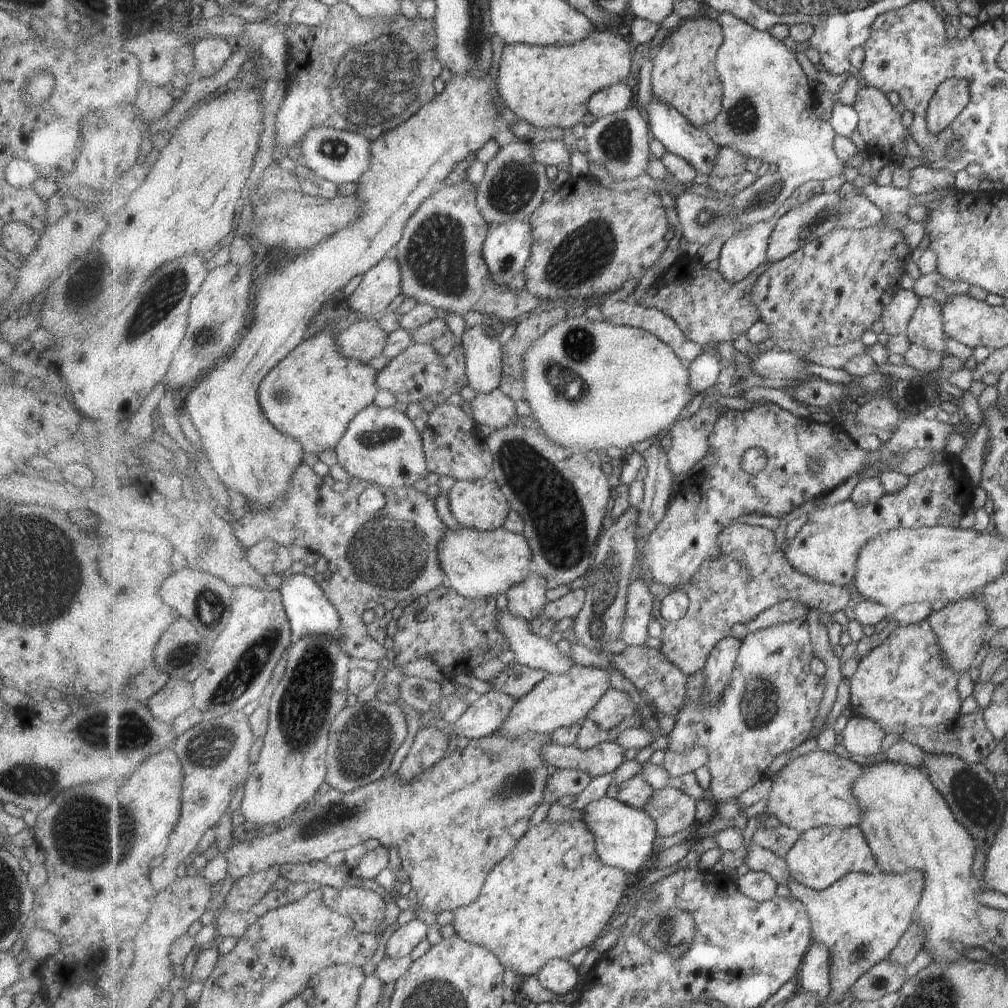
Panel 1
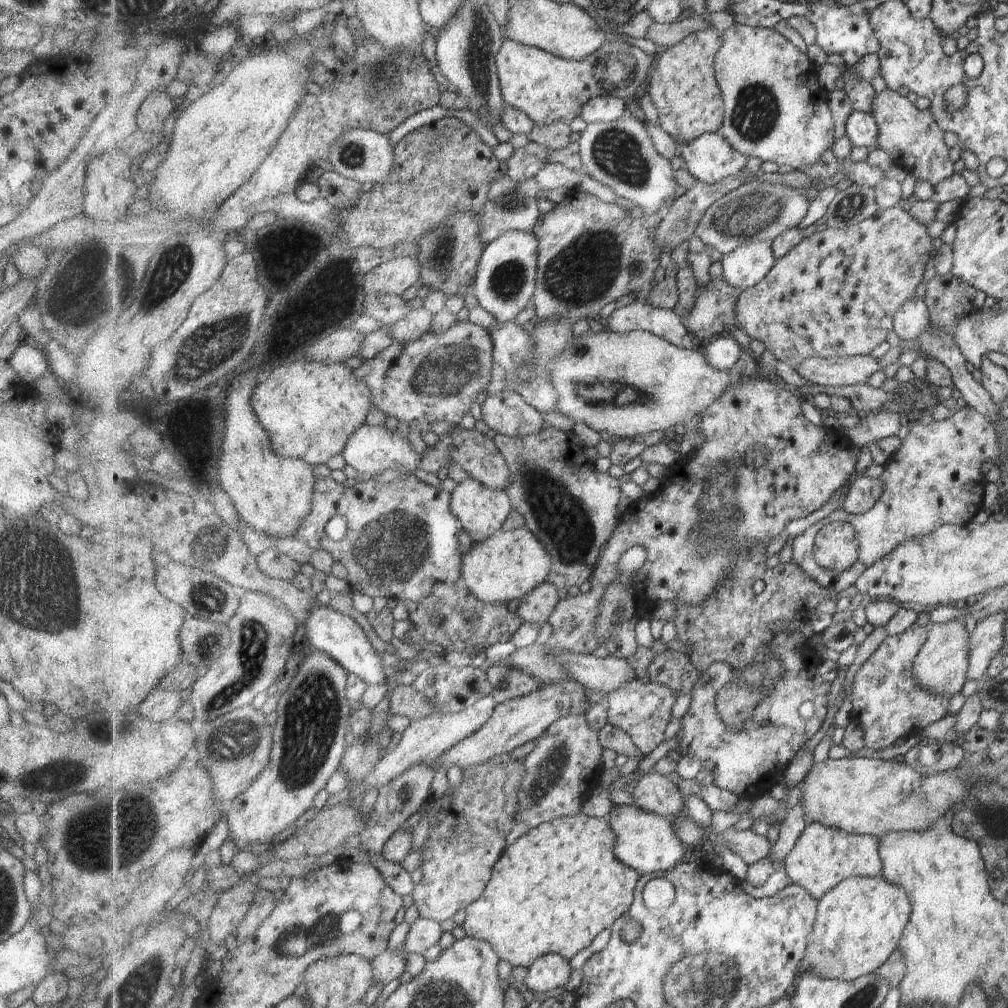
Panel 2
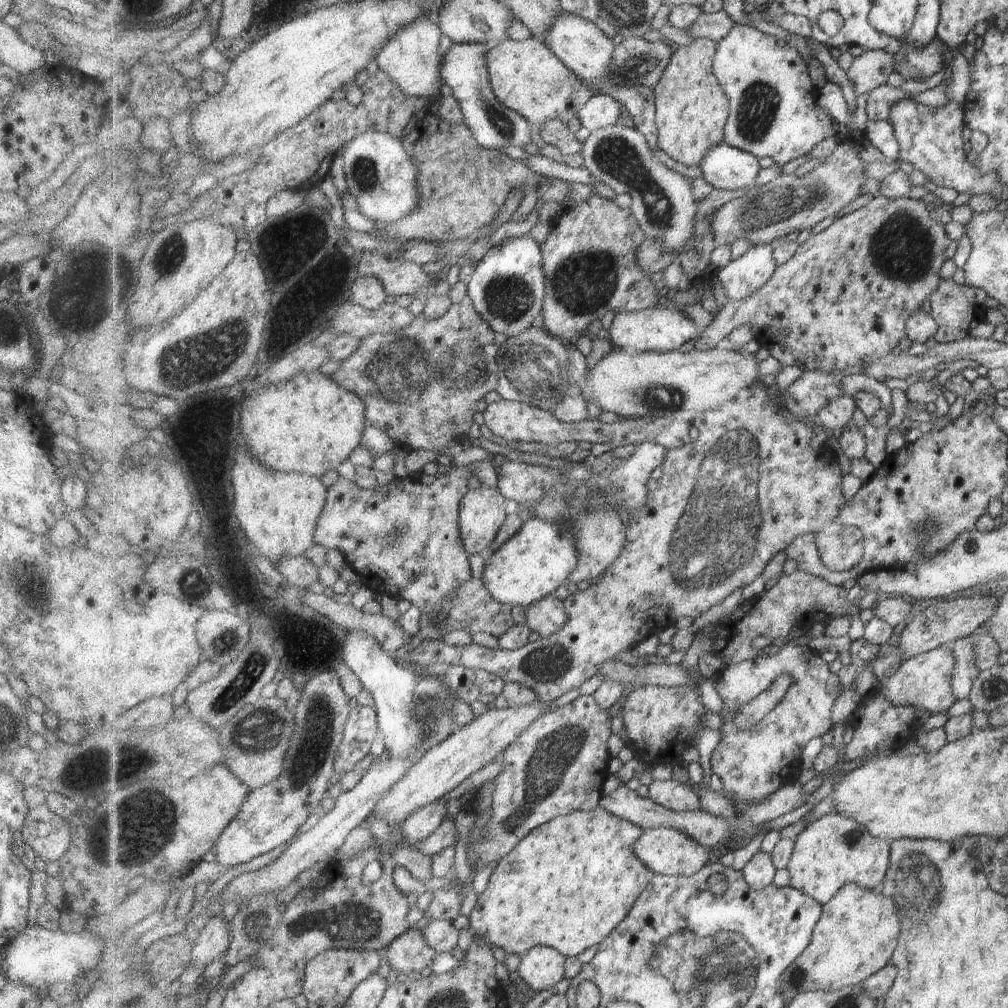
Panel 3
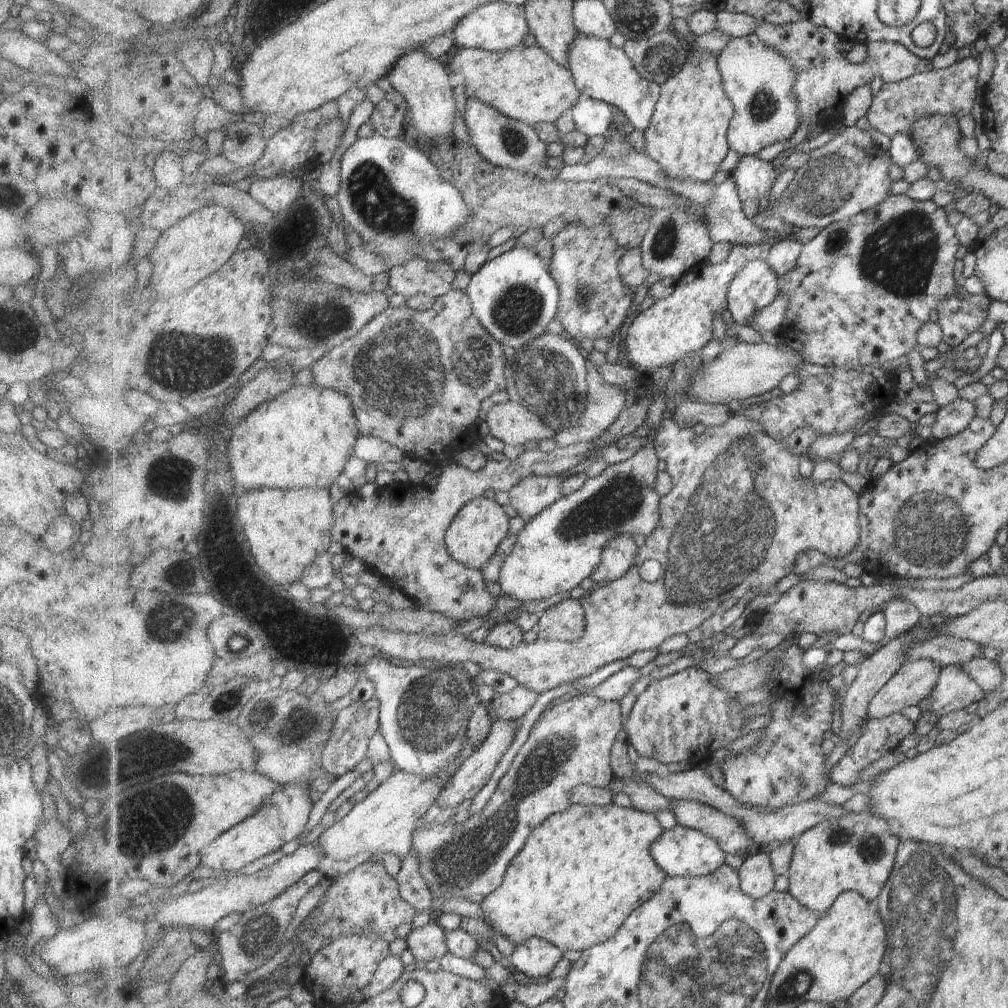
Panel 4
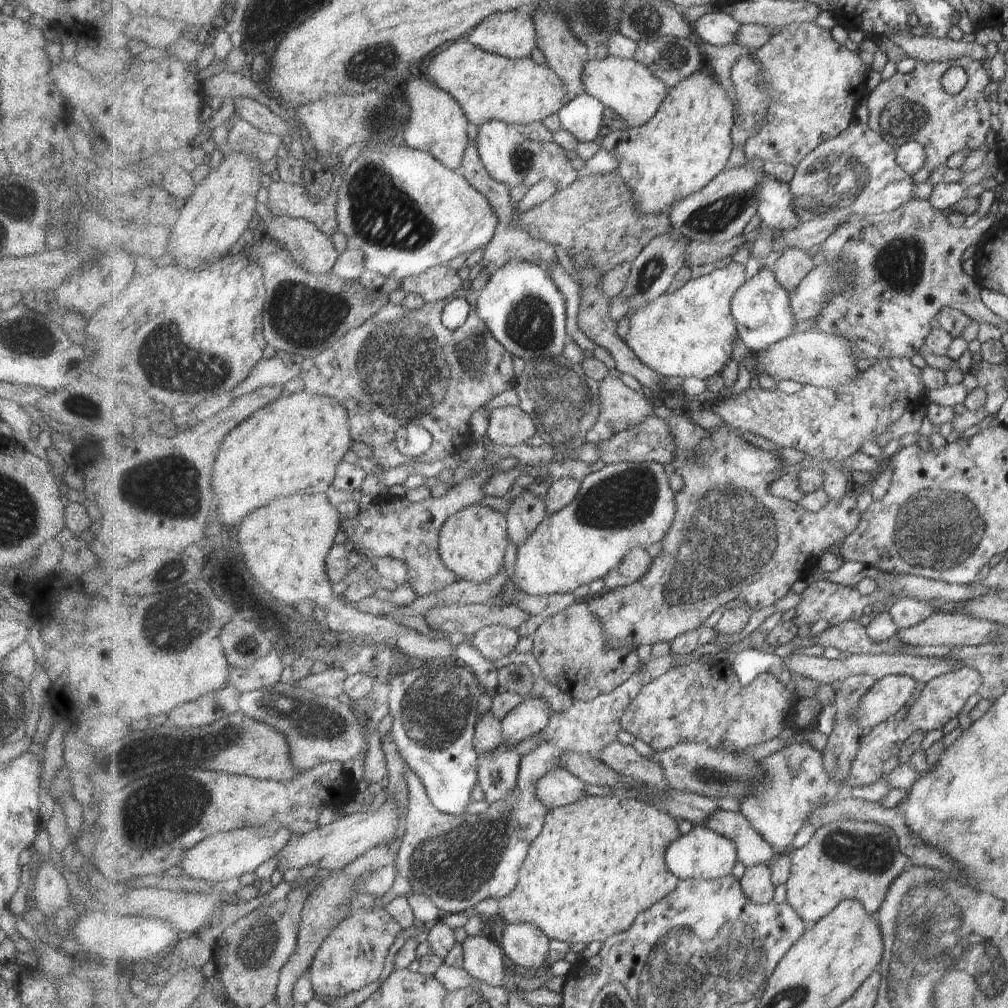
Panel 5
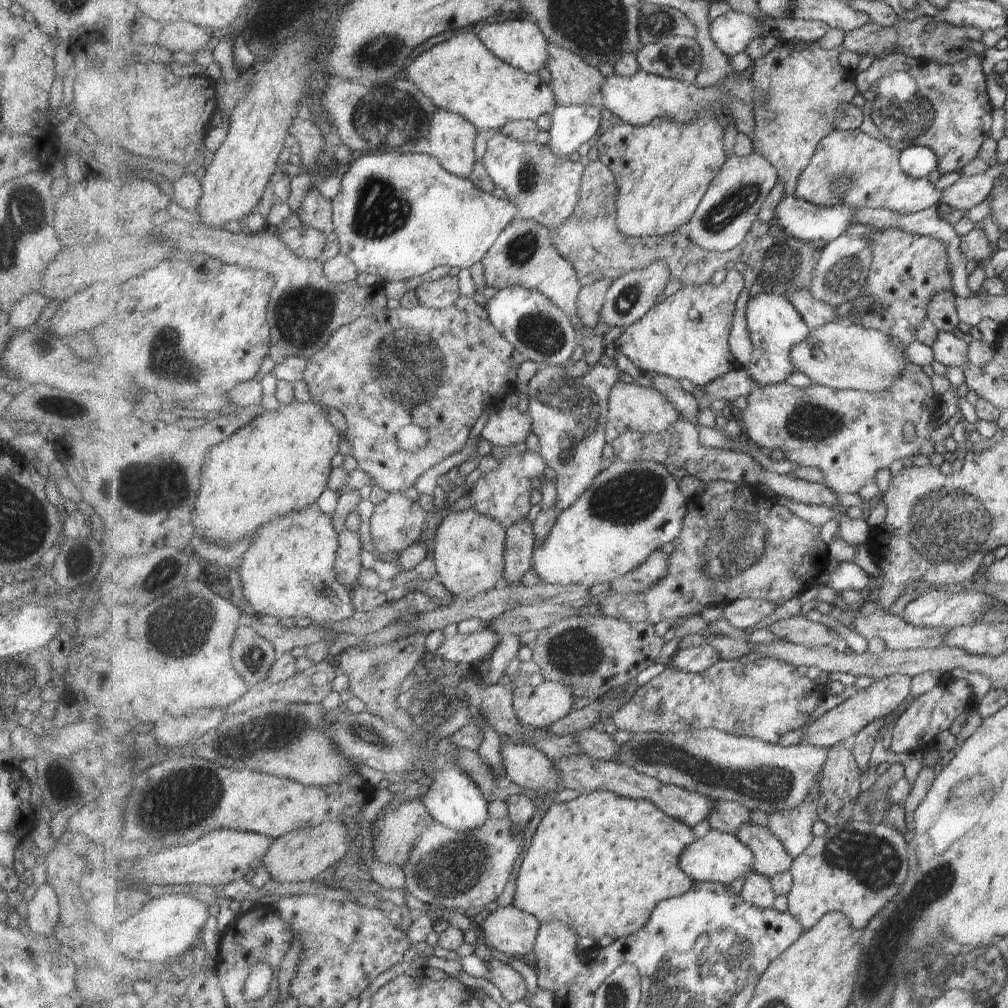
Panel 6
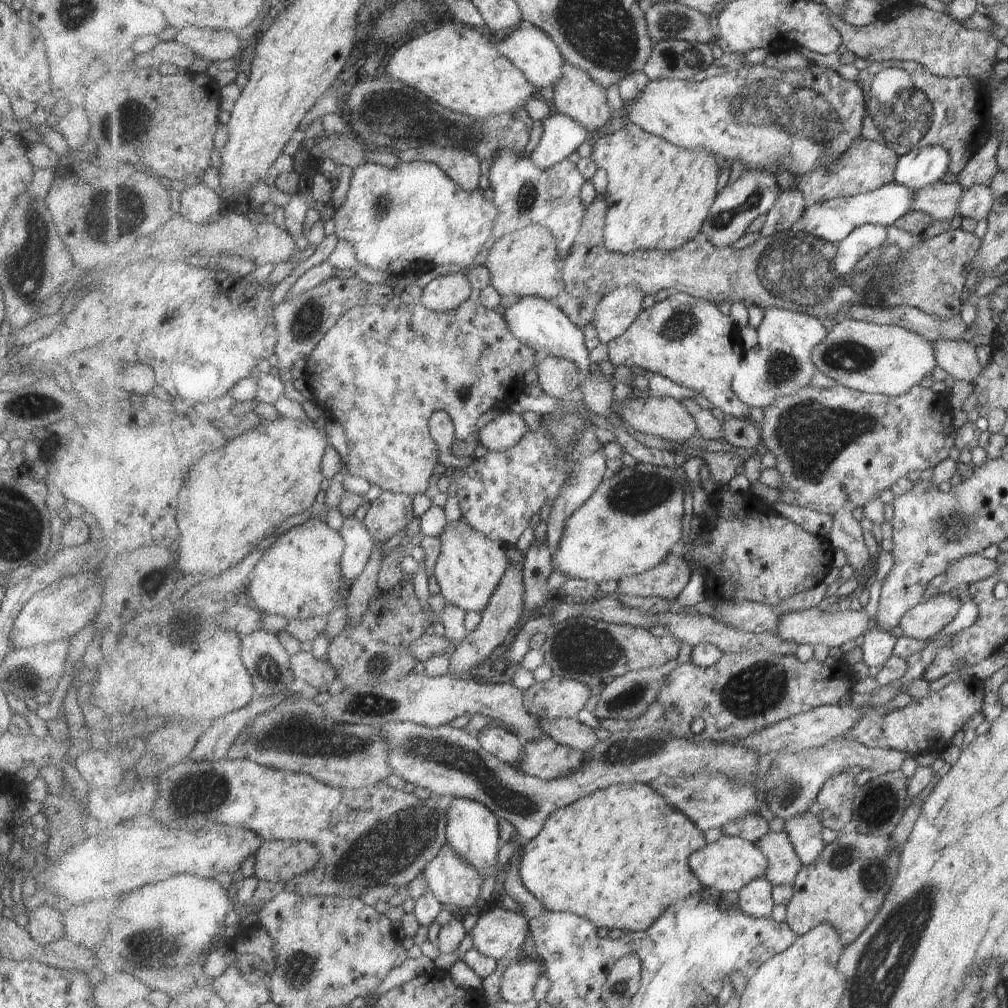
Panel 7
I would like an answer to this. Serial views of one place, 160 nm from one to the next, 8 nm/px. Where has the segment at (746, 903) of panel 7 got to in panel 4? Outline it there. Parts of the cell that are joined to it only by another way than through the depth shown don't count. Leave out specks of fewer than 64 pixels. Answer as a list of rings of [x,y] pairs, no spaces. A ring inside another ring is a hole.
[[[756,853],[745,859],[737,870],[740,874],[741,888],[755,899],[763,898],[775,890],[775,872],[771,857]]]

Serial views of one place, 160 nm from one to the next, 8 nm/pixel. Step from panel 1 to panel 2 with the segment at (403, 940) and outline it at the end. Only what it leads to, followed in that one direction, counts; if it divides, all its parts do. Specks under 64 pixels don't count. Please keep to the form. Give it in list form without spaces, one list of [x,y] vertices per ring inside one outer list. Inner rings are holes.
[[[419,917],[412,925],[406,935],[404,945],[406,952],[423,954],[428,948],[439,944],[443,936],[443,928],[440,922]]]

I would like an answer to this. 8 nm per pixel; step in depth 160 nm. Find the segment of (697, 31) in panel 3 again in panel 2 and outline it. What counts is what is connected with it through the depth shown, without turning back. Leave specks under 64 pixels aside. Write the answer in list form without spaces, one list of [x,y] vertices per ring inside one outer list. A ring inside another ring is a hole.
[[[703,18],[683,19],[678,23],[658,23],[654,21],[647,29],[646,38],[652,40],[659,49],[676,45],[681,39],[691,33],[702,31],[703,29],[715,29],[703,20]]]

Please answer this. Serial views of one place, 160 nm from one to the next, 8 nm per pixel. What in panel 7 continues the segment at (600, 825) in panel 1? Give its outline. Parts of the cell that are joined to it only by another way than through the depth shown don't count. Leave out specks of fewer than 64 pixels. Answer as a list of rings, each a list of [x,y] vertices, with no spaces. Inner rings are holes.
[[[724,835],[716,842],[707,844],[703,850],[691,856],[691,869],[708,889],[714,889],[723,896],[731,891],[739,892],[753,880],[765,878],[769,872],[769,858],[756,844],[740,837]]]

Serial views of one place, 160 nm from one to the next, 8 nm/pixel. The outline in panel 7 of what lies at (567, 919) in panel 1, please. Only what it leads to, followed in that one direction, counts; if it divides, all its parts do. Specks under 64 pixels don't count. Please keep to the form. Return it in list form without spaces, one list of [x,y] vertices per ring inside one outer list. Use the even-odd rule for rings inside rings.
[[[643,782],[615,785],[607,789],[597,790],[597,792],[589,794],[589,796],[577,800],[574,804],[553,812],[539,836],[529,842],[524,842],[524,855],[520,861],[520,876],[529,893],[541,900],[549,911],[567,912],[583,916],[584,918],[589,918],[598,928],[607,928],[609,931],[617,928],[624,933],[635,933],[650,930],[655,925],[655,922],[665,914],[667,908],[671,908],[671,904],[677,904],[679,900],[687,900],[689,896],[705,892],[706,887],[695,875],[689,862],[689,856],[693,856],[695,852],[703,850],[705,846],[707,846],[707,840],[705,840],[704,831],[699,829],[681,810],[677,810],[673,804],[669,804],[669,800],[665,800],[655,790],[655,786],[651,788],[651,784]]]

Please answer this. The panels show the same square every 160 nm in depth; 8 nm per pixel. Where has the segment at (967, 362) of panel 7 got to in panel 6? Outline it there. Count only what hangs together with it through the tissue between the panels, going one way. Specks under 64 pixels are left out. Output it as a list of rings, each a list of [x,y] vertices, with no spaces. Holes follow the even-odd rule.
[[[938,332],[933,344],[930,346],[933,358],[947,365],[957,365],[962,368],[962,362],[967,361],[967,340],[958,333]]]

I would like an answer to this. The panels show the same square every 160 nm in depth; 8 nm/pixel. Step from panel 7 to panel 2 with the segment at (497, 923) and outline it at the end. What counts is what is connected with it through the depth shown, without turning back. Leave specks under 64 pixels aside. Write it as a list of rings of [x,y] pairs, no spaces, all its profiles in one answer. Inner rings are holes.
[[[551,953],[537,959],[529,968],[525,984],[534,993],[549,992],[569,984],[573,972],[570,960],[560,954]]]

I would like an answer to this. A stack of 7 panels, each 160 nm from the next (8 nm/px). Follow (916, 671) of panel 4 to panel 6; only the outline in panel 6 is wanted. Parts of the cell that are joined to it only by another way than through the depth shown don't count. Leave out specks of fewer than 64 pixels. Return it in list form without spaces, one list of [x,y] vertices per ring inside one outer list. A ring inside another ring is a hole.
[[[893,675],[880,681],[875,681],[869,688],[856,692],[855,695],[845,699],[840,705],[825,712],[814,722],[803,728],[803,743],[815,746],[832,746],[843,743],[855,734],[859,734],[863,728],[867,728],[871,722],[883,718],[899,708],[903,700],[907,700],[907,695],[911,690],[911,677],[907,675]]]

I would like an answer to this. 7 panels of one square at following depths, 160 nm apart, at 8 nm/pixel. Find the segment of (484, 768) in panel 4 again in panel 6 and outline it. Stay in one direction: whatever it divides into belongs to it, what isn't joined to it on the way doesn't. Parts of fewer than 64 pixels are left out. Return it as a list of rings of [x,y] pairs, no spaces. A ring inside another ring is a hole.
[[[545,681],[539,686],[514,688],[514,709],[517,718],[534,729],[547,729],[573,712],[570,686]]]

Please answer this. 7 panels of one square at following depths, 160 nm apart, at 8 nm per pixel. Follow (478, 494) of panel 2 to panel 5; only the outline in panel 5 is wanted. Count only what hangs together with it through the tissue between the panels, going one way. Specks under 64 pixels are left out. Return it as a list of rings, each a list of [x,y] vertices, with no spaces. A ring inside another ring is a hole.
[[[473,505],[460,510],[443,525],[440,556],[447,568],[456,572],[460,580],[465,579],[479,584],[491,580],[501,570],[503,562],[505,562],[505,548],[507,548],[509,540],[508,520],[504,512],[494,510],[489,506]]]

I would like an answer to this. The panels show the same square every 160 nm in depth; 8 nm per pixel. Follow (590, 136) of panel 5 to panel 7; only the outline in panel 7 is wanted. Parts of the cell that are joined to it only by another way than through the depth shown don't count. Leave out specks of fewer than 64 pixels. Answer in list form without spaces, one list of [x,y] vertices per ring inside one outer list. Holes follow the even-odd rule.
[[[565,114],[549,116],[542,125],[539,143],[529,155],[531,162],[541,170],[553,168],[568,159],[590,136],[577,120]]]

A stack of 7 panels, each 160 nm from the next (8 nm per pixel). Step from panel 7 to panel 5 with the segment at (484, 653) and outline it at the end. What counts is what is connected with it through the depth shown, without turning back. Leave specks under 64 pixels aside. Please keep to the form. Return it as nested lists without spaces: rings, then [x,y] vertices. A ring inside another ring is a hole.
[[[527,488],[525,490],[514,498],[510,508],[504,512],[508,520],[510,541],[516,548],[526,542],[548,515],[545,500],[541,500]]]

